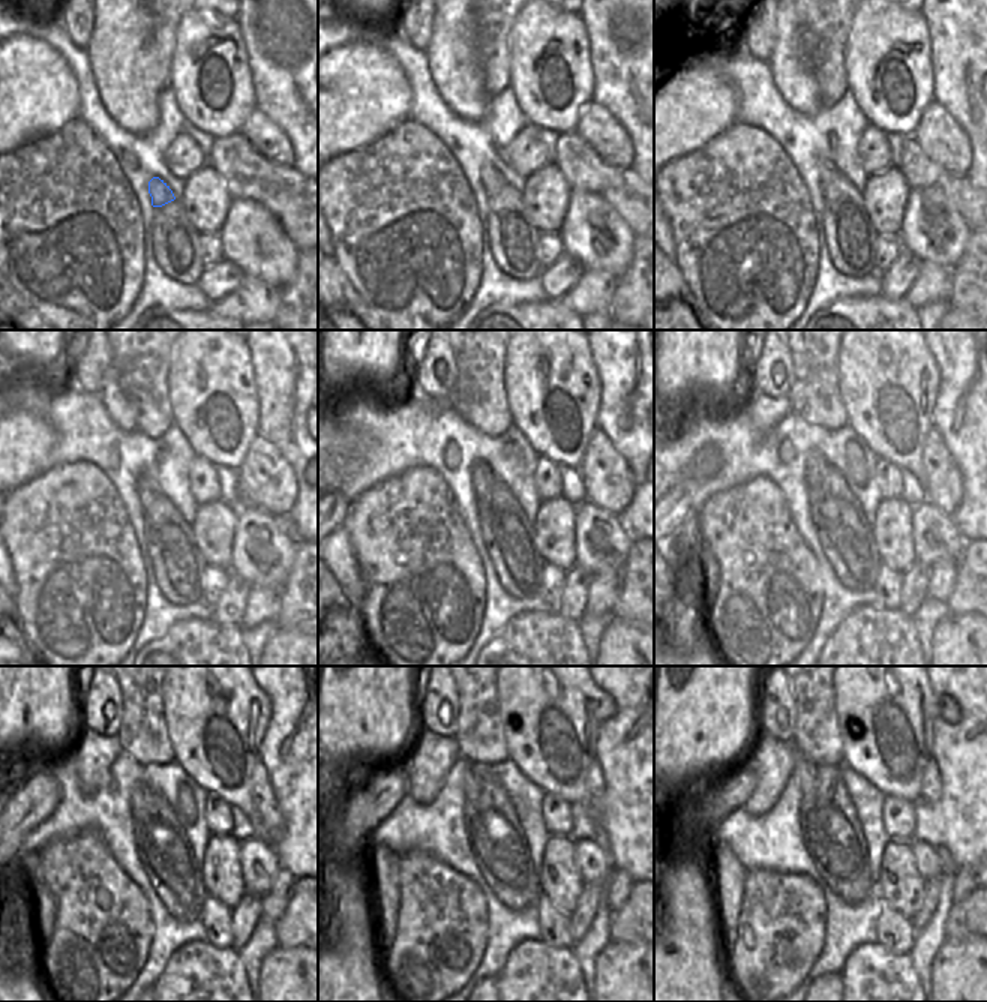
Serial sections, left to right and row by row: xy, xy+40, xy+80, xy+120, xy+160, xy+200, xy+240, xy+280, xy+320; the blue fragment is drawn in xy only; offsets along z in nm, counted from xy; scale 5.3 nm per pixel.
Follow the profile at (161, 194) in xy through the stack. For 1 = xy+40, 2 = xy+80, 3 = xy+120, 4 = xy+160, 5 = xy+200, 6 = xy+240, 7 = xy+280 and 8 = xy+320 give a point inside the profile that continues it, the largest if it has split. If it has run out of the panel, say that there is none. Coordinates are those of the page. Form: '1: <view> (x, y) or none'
1: xy+40 (492, 180)
2: xy+80 (827, 173)
3: xy+120 (147, 489)
4: xy+160 (483, 480)
5: xy+200 (816, 467)
6: xy+240 (140, 797)
7: xy+280 (476, 773)
8: xy+320 (804, 770)

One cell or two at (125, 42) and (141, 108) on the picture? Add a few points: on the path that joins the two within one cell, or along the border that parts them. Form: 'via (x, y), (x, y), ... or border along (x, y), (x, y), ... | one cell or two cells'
via (125, 59), (129, 92) | one cell

